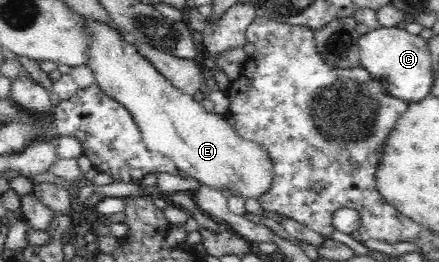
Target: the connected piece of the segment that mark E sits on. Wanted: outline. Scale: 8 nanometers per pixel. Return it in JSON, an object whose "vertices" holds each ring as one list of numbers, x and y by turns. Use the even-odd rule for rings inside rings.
{"vertices":[[85,18,93,42,89,46,89,61,86,66,94,73,96,83,106,94,117,99,133,115,141,130,145,145,151,150,167,156,179,170,198,180,200,185,219,193,238,193,242,198,260,198,269,193,273,185,274,170,268,151,257,142,239,137,224,116,216,112,208,113,202,105,189,94,178,90,162,73,158,72,148,60,144,59,136,47,122,37,115,28,110,28,97,20]]}

